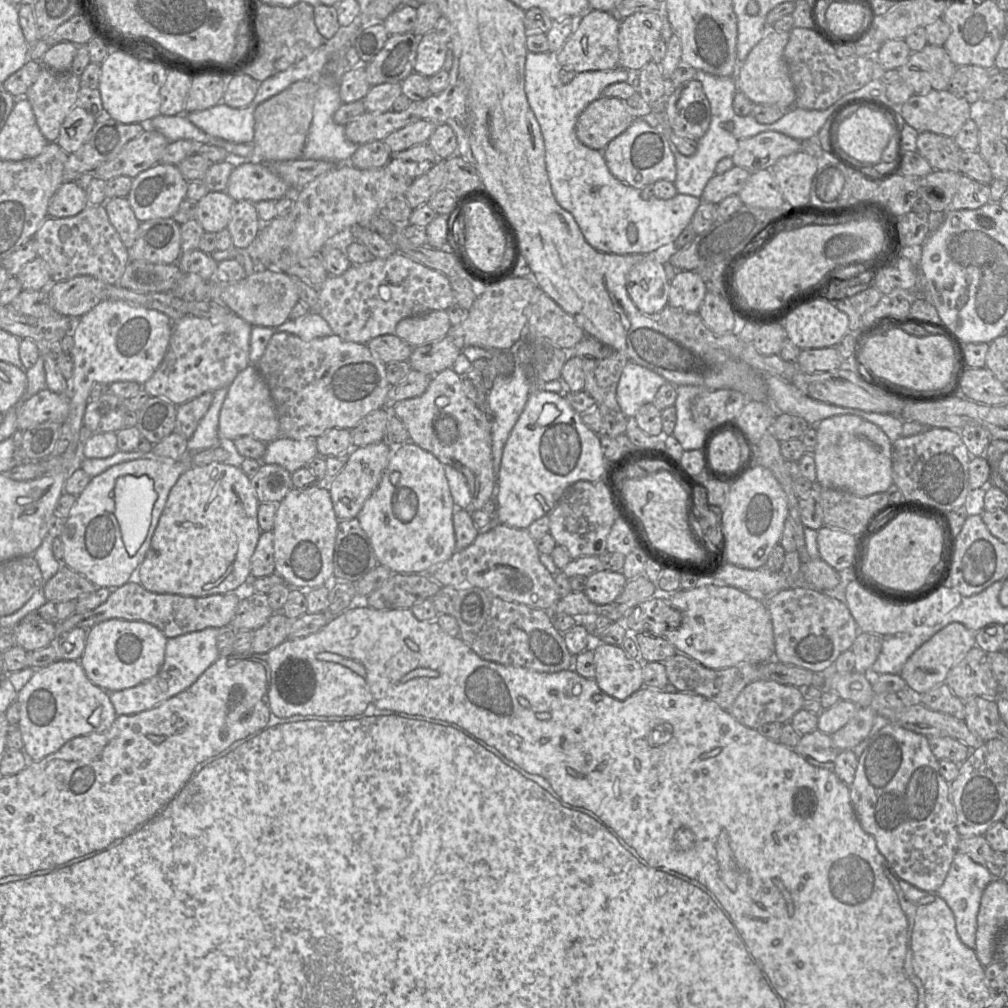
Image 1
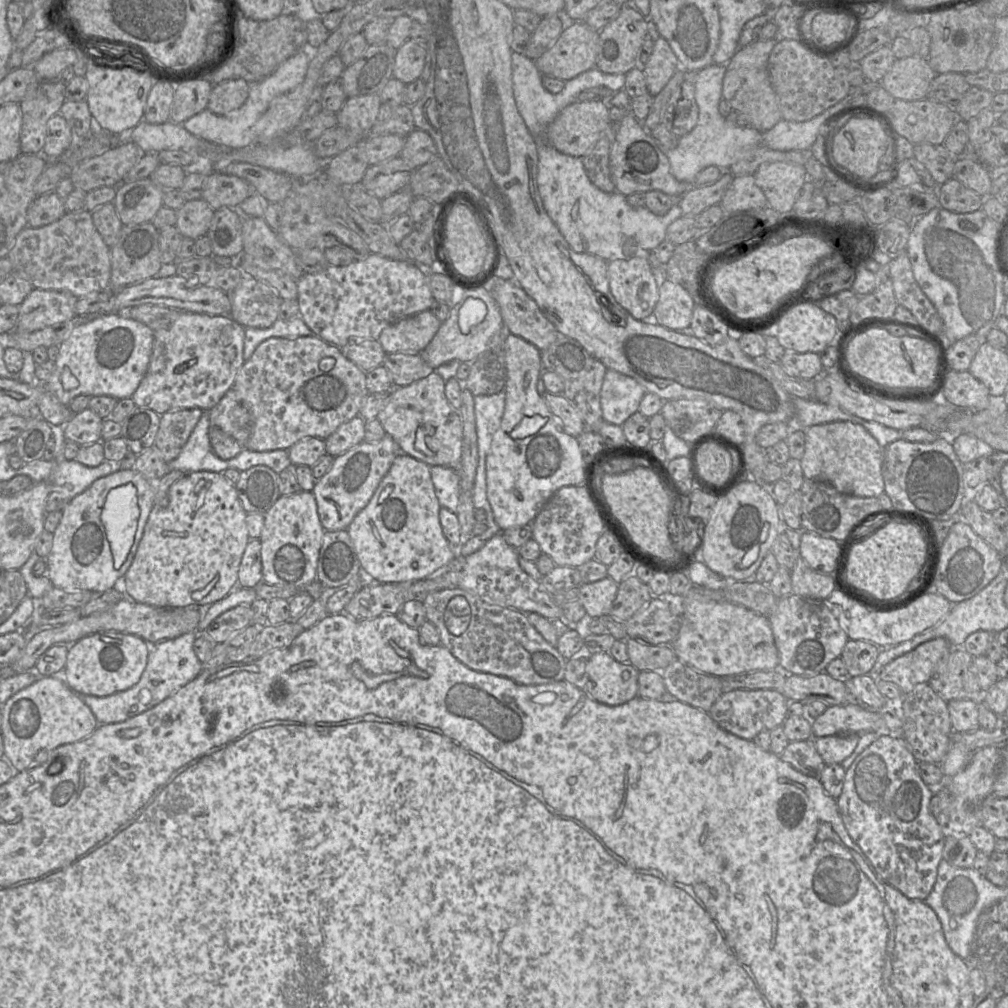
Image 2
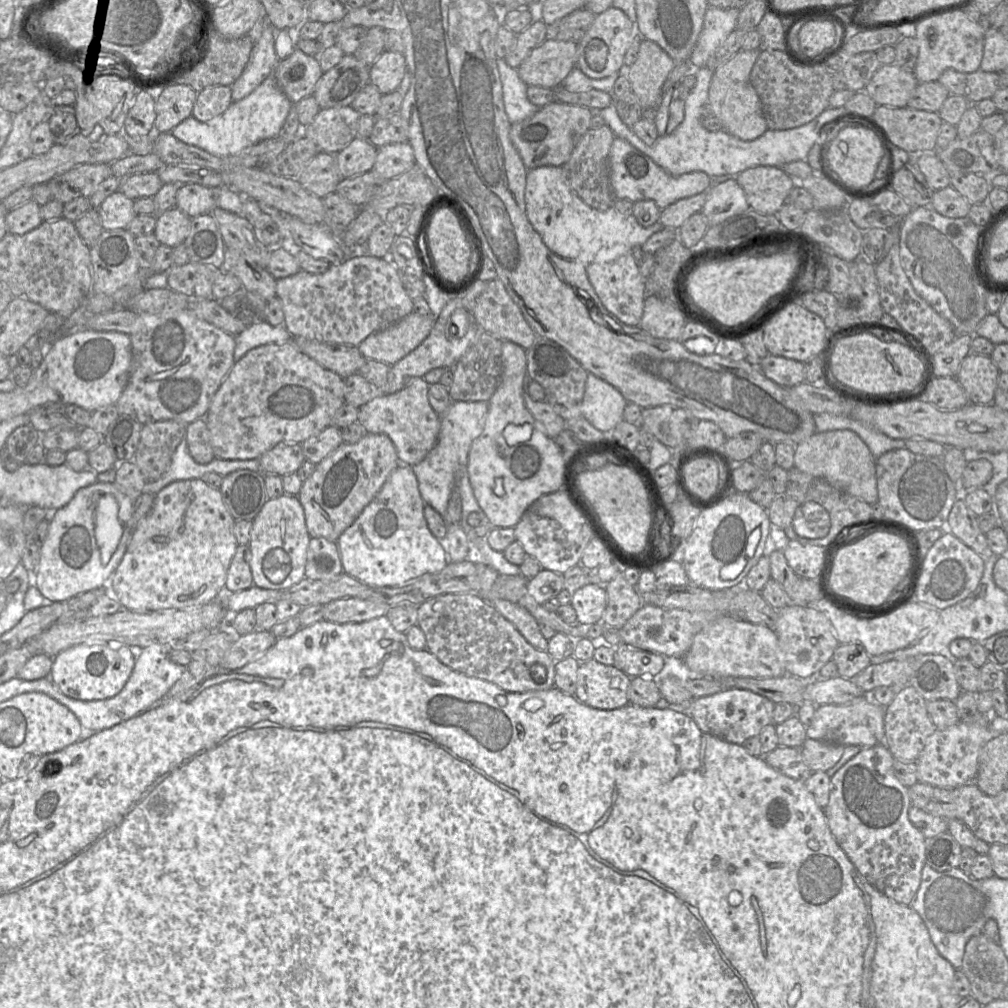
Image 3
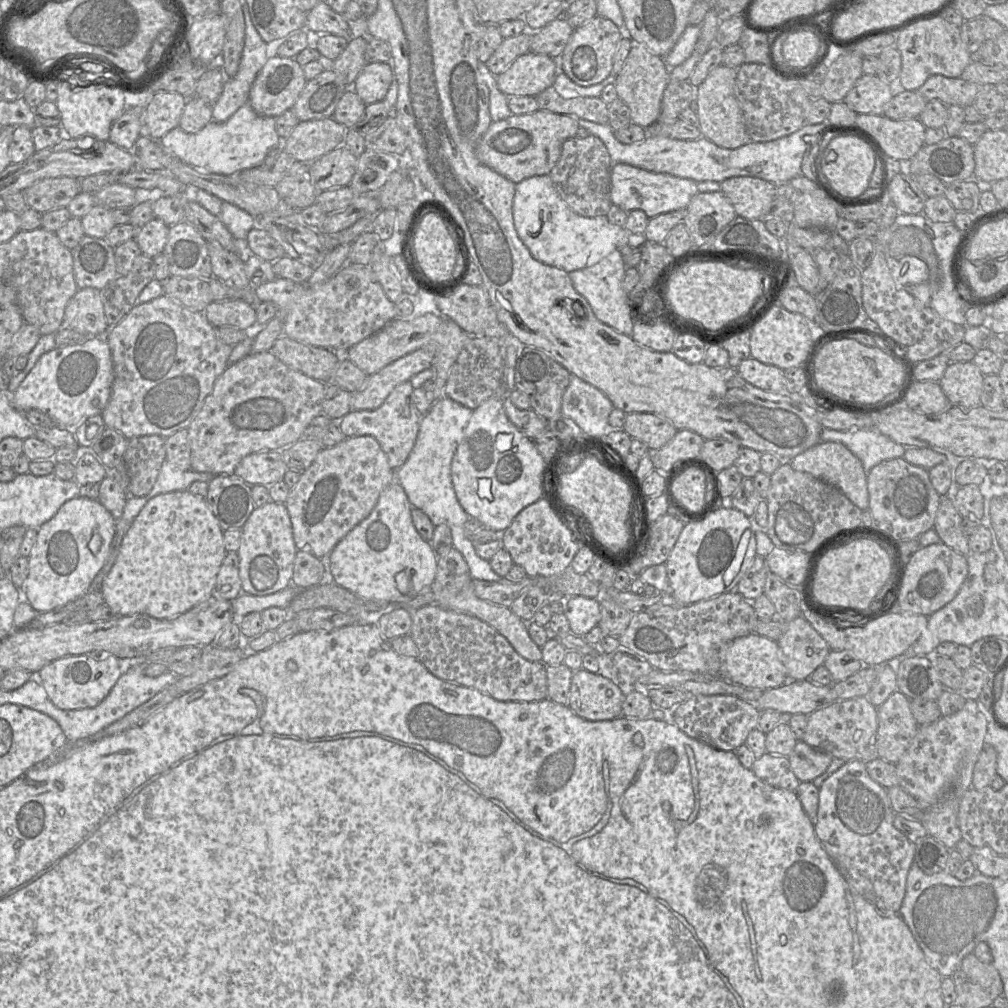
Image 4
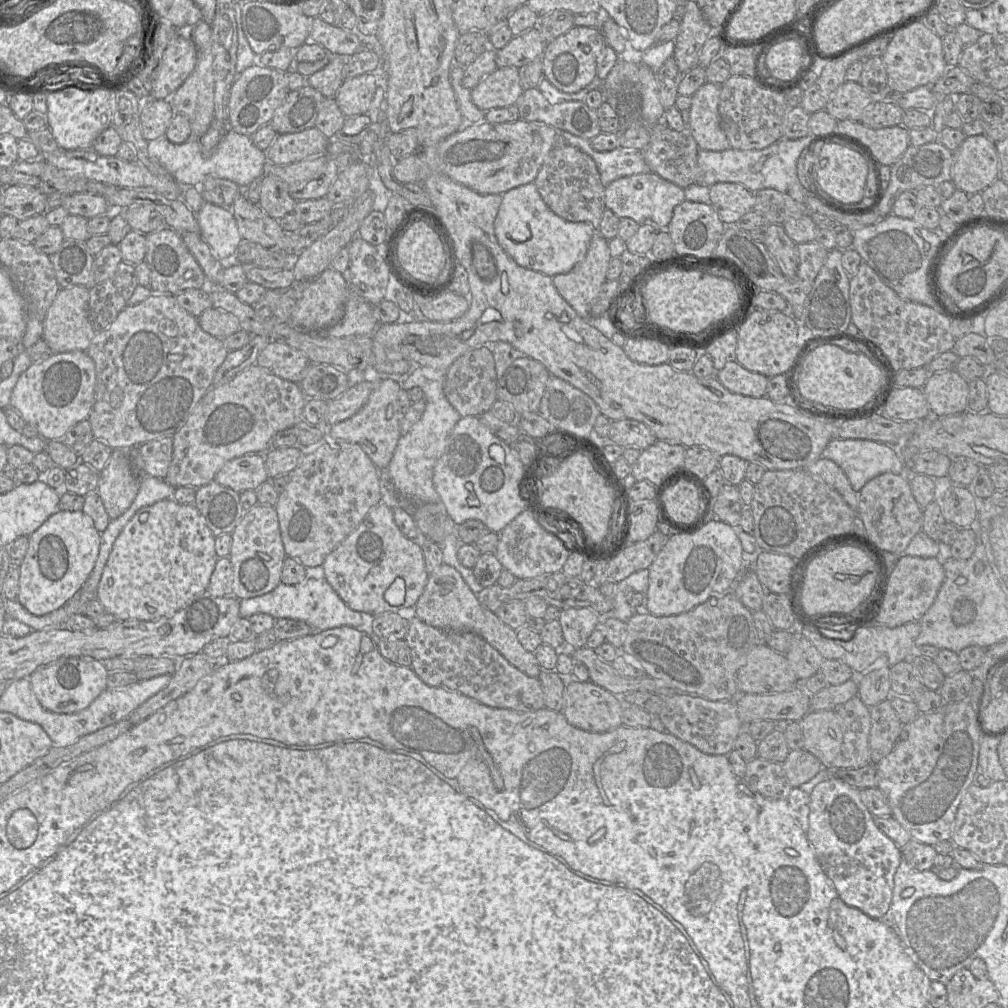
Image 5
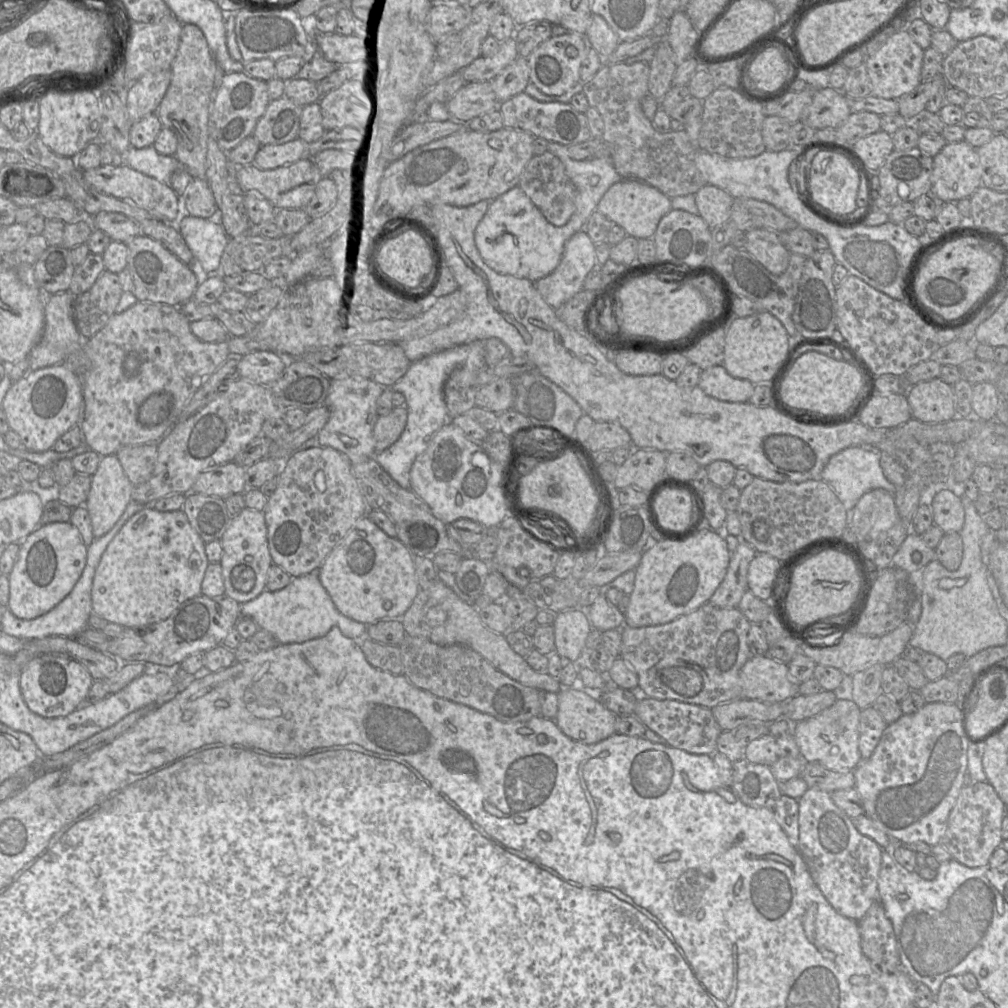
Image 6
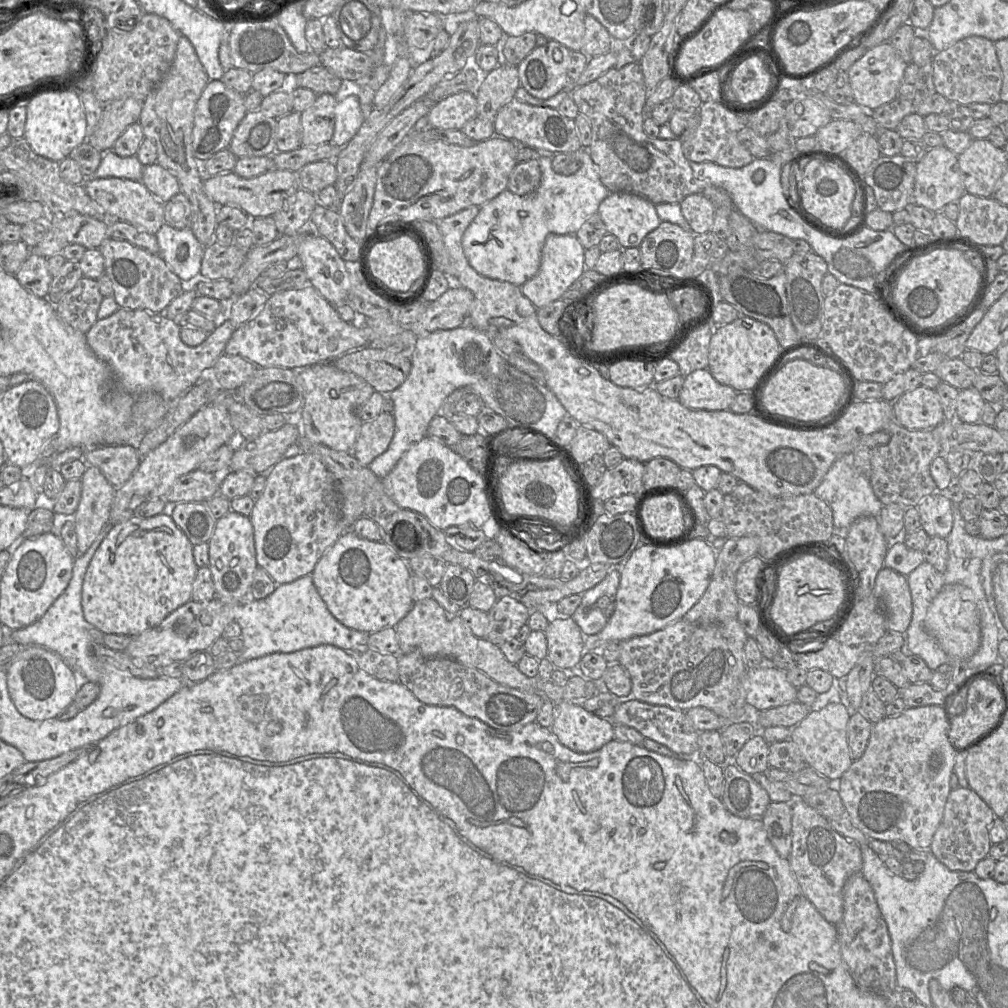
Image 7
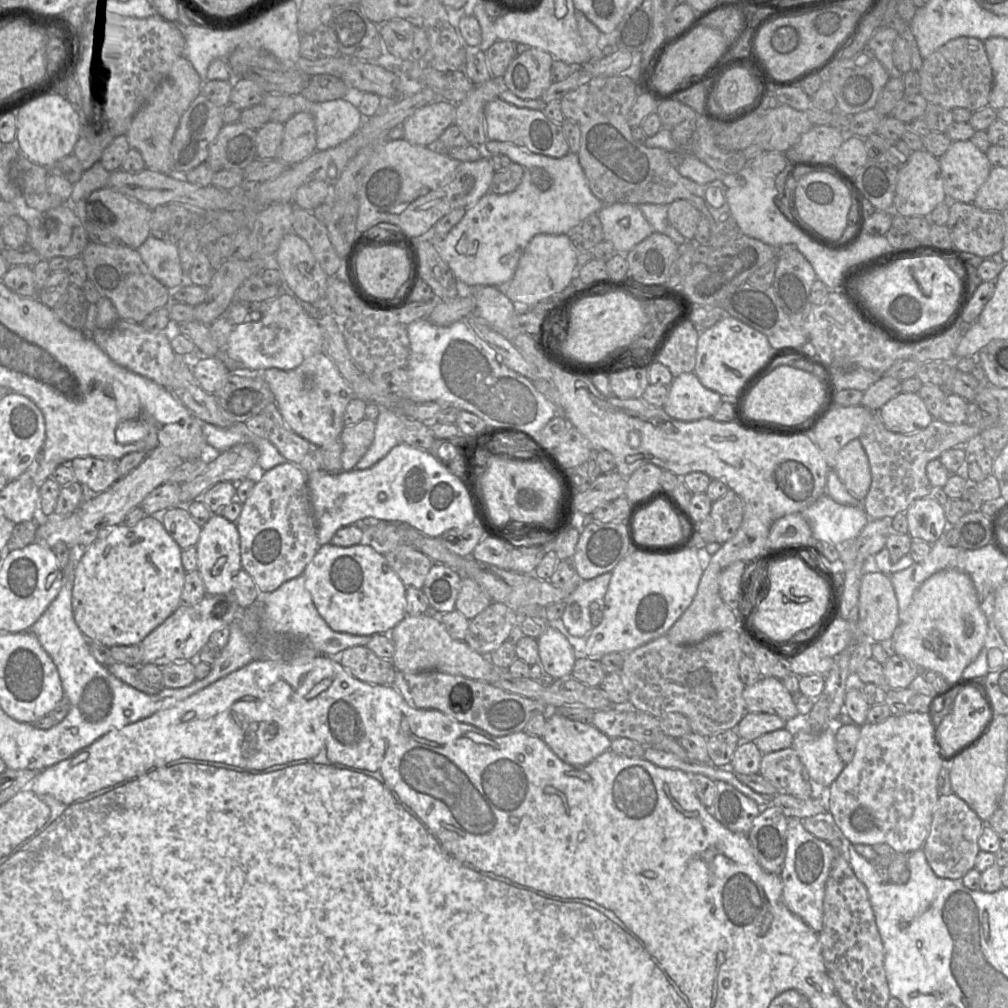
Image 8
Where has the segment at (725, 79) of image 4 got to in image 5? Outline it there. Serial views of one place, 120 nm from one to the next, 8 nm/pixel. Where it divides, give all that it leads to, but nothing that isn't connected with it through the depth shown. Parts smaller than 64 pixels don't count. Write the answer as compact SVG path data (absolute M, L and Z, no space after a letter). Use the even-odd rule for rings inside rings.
M706 82L691 97L688 129L698 149L723 151L730 148L718 110L721 85Z

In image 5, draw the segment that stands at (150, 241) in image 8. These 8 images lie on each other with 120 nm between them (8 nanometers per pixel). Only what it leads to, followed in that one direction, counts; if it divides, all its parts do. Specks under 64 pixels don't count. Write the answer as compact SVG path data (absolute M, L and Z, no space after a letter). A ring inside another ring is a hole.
M206 203L197 213L196 213L197 221L199 224L199 234L201 237L205 240L205 242L209 245L211 252L213 256L219 260L224 268L228 268L233 266L233 263L230 260L234 259L234 253L239 246L240 243L242 243L244 240L241 238L236 220L232 214L232 212L229 209L222 208L210 203Z

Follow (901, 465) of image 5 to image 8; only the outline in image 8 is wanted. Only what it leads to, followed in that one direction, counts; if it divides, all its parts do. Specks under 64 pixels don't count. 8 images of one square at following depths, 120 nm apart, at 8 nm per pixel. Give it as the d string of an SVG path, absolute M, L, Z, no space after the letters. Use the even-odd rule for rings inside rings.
M827 494L801 514L810 525L815 541L836 546L852 541L870 520L862 505L839 504Z

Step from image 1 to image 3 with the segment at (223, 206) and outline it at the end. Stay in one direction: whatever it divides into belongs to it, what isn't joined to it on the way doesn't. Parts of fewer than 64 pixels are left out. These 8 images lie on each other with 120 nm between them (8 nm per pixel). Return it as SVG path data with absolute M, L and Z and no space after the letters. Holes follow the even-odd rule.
M178 208L157 215L154 235L161 245L170 248L182 245L191 228L191 218Z

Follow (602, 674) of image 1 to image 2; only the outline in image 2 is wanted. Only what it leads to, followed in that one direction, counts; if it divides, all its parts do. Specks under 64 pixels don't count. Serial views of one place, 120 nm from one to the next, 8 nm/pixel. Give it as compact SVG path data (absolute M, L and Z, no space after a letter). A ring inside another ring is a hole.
M609 652L592 654L586 672L588 680L583 691L599 703L616 706L638 696L640 671L631 663L616 661Z

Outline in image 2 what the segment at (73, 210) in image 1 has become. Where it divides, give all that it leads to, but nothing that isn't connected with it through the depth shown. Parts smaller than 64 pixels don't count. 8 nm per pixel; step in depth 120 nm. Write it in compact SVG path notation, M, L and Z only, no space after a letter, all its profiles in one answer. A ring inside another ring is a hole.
M55 191L37 196L27 209L27 227L41 227L60 219L66 214L64 198Z

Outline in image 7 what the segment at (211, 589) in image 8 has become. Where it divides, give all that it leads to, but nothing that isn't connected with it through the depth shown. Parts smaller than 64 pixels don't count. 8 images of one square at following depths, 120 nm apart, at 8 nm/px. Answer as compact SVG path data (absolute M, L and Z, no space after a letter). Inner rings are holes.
M230 511L216 522L212 537L208 541L209 565L216 597L228 604L240 604L248 598L253 575L258 568L254 543L254 528L250 517Z

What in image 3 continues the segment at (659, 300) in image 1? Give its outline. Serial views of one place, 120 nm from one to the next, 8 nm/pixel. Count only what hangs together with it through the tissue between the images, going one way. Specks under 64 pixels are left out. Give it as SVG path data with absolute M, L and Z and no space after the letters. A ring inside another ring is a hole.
M630 253L605 263L591 263L586 266L588 279L603 306L621 322L639 326L646 298L645 278Z

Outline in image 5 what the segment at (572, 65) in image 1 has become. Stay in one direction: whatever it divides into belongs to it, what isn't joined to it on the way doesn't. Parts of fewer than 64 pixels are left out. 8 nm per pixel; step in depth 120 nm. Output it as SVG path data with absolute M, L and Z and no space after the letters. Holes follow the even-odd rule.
M497 68L471 91L471 100L482 111L514 105L524 92L519 68Z

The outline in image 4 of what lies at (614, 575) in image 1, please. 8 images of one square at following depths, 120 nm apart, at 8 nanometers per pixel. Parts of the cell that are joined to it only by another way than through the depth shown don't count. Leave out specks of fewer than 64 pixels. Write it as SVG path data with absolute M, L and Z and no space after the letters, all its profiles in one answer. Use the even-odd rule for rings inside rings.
M572 596L568 598L564 614L569 621L570 631L584 636L597 626L601 619L600 603L594 598Z

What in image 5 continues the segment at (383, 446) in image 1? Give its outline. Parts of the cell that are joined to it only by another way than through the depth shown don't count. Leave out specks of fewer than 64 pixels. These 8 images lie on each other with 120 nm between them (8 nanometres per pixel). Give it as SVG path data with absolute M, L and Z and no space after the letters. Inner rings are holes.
M325 434L322 444L303 454L299 464L290 474L291 480L279 494L274 506L285 553L307 569L316 568L323 565L325 558L362 523L370 510L381 502L380 470L360 445L331 439Z

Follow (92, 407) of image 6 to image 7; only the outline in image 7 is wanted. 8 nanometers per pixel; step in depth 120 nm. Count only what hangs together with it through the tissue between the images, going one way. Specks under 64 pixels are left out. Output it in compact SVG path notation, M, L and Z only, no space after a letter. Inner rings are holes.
M121 308L110 317L98 320L86 333L86 340L94 354L111 368L115 387L132 395L155 392L168 403L175 403L186 391L202 380L217 359L225 353L226 345L236 328L229 319L217 319L217 325L207 339L198 346L190 347L182 342L180 337L182 328L175 320L160 313Z

